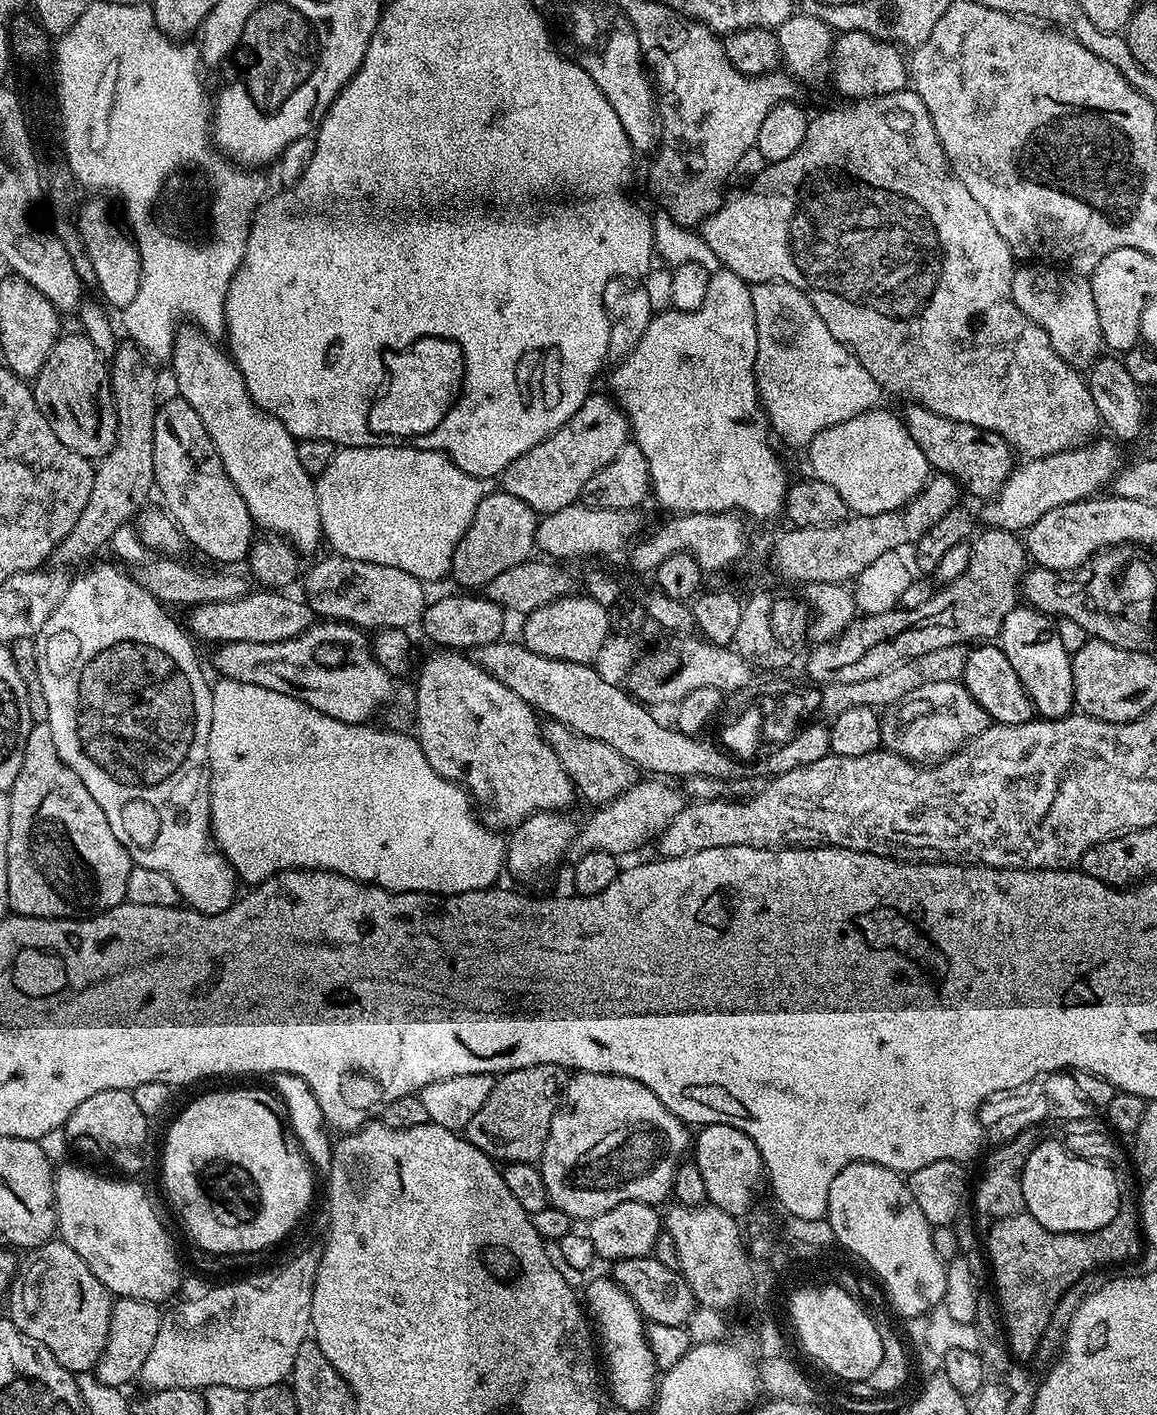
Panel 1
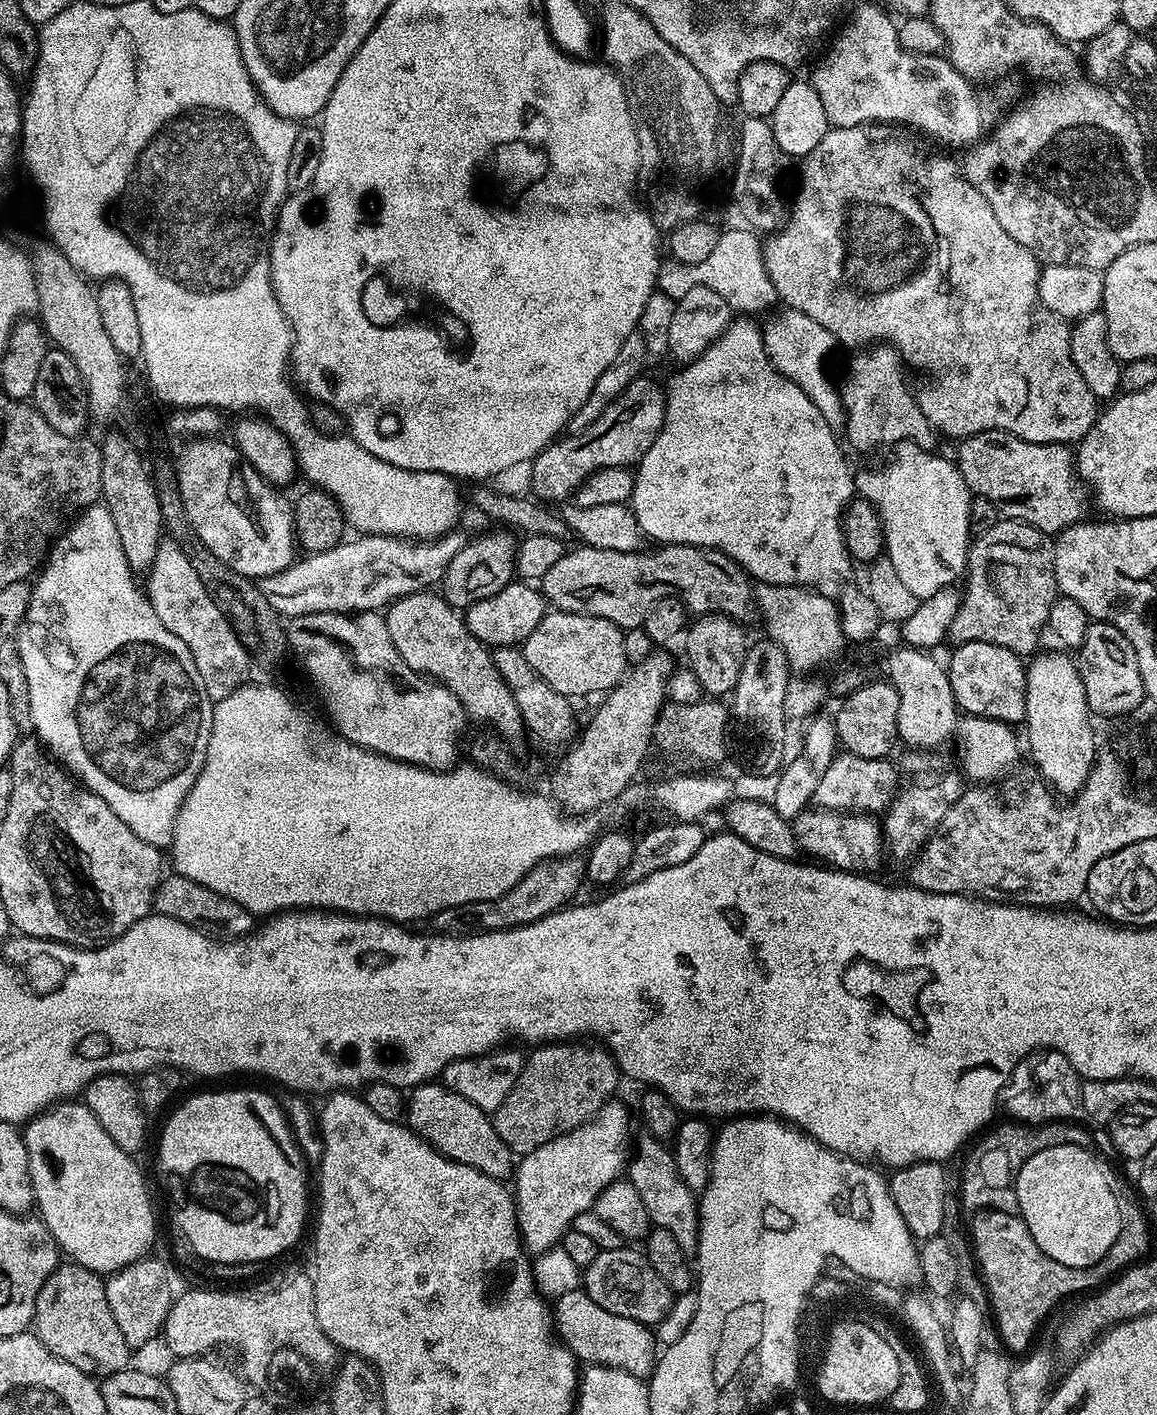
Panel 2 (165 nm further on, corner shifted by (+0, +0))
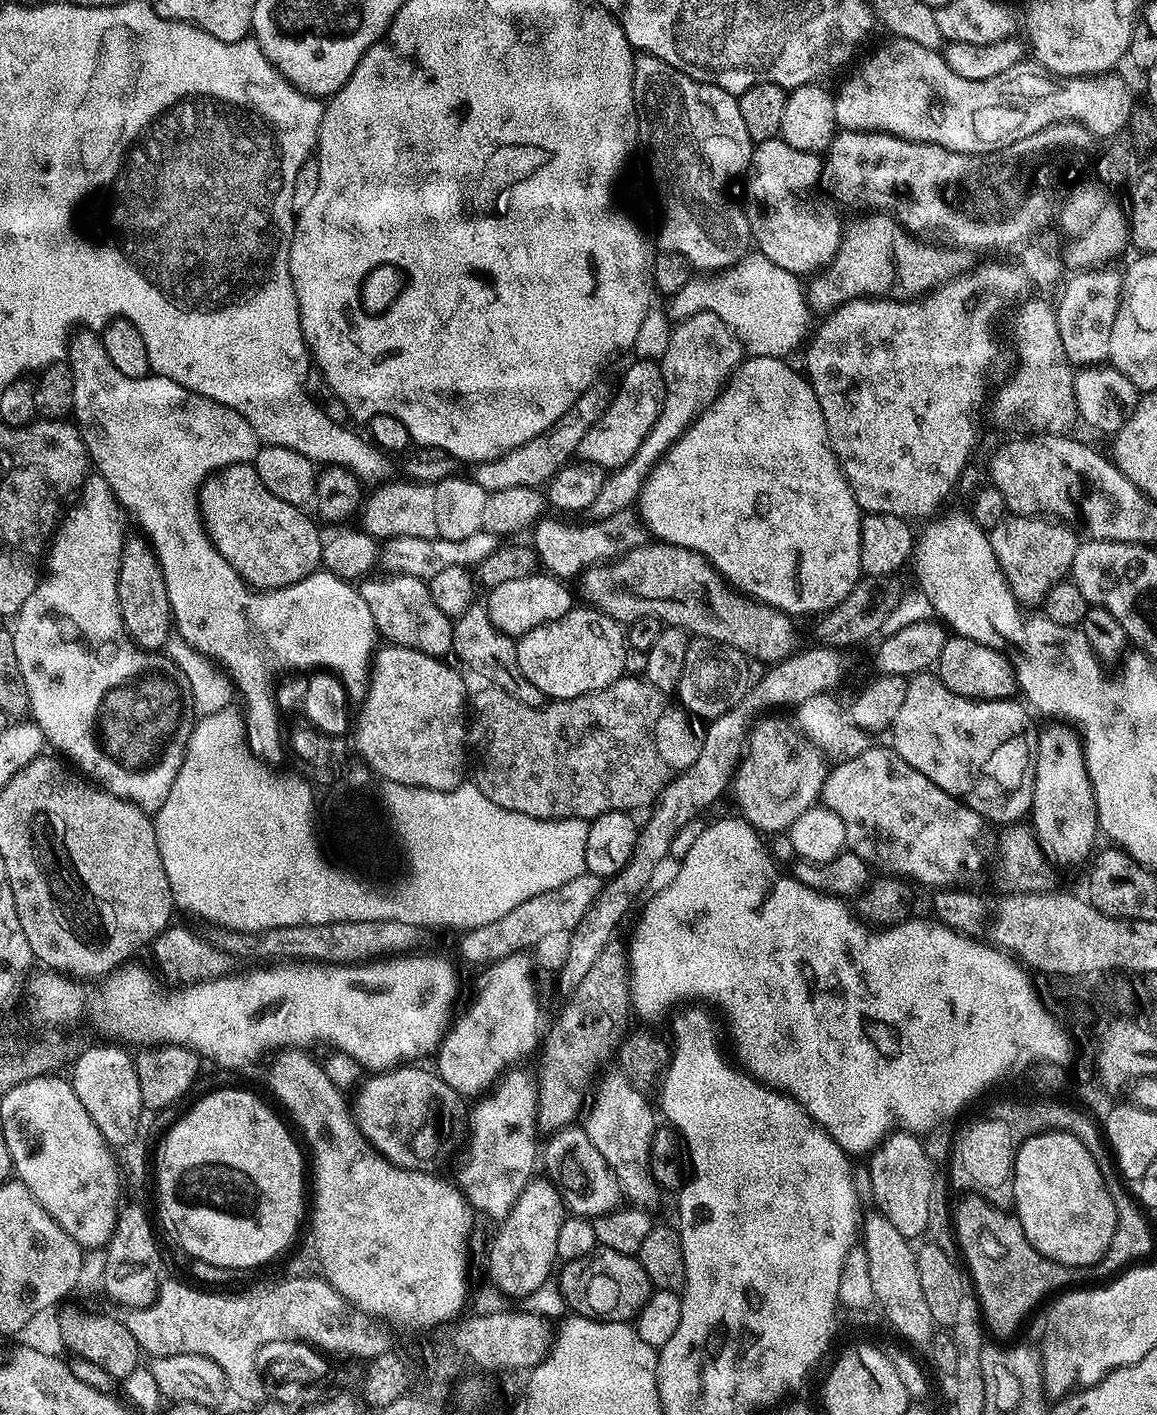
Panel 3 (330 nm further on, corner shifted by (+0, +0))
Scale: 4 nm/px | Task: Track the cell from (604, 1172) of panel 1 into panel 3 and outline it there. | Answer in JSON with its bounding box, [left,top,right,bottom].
[487,1178,566,1298]

